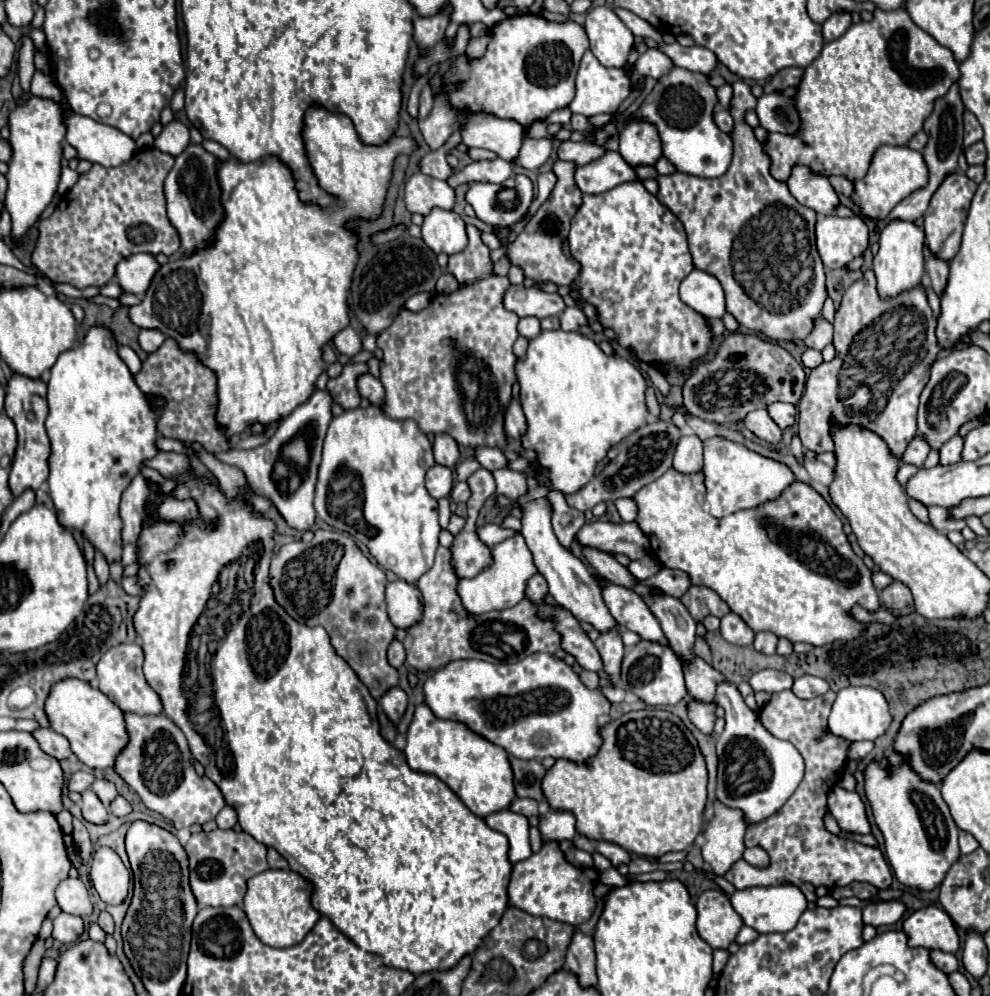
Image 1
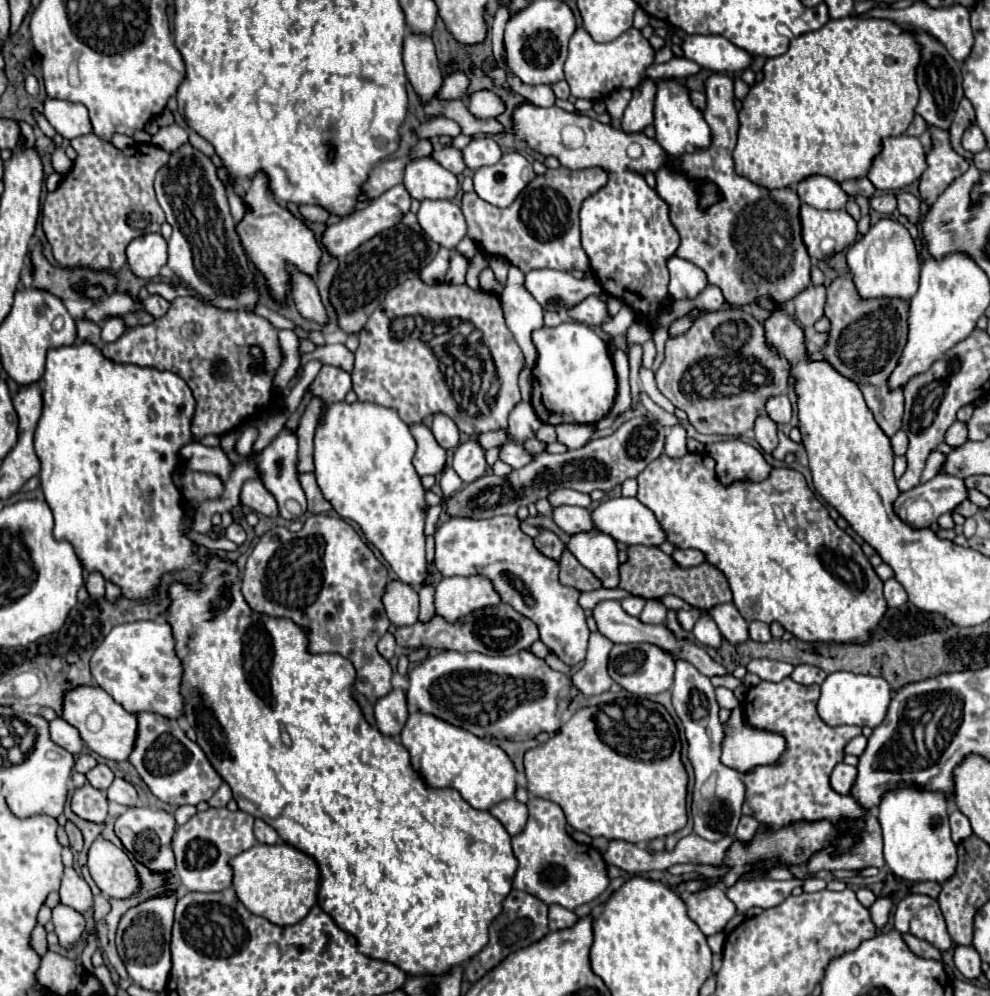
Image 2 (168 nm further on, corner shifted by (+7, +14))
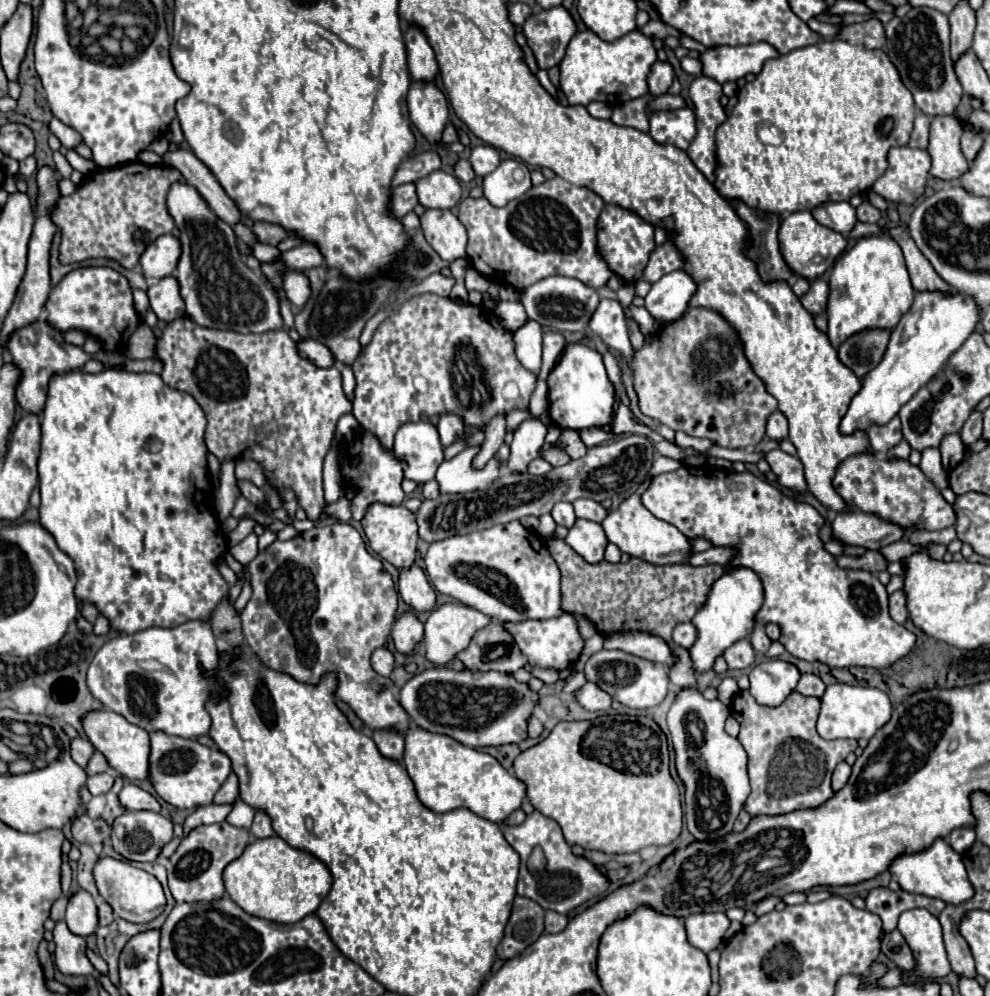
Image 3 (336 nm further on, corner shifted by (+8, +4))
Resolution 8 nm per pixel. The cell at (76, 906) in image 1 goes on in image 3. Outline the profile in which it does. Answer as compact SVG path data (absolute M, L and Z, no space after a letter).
M78 890L70 900L66 908L66 924L72 934L88 938L98 928L98 914L94 898L86 890Z

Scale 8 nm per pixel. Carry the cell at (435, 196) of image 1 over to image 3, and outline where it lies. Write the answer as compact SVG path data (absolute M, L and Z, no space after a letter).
M436 170L428 174L426 178L416 180L418 200L424 208L454 208L460 200L460 182L456 176L446 174L442 170Z

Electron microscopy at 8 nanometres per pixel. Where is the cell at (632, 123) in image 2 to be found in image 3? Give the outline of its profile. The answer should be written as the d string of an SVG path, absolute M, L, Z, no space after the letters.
M656 60L652 70L650 70L650 76L648 76L648 86L650 86L650 94L652 96L660 96L660 94L666 94L666 90L670 88L672 84L672 78L674 78L674 68L670 62L662 62L662 60Z

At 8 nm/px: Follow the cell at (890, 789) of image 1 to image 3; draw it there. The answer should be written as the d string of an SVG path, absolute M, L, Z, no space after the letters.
M936 840L930 848L916 852L916 854L902 854L898 856L892 866L890 874L898 880L902 890L912 894L922 894L930 898L940 898L946 904L962 904L974 896L974 888L966 876L964 862L958 852L954 852L946 840Z

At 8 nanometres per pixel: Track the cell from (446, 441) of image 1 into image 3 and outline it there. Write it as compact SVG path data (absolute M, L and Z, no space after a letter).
M444 414L444 416L440 416L438 434L440 434L442 446L450 446L456 438L460 438L462 432L464 432L464 428L466 426L460 420L460 416L456 416L456 414Z

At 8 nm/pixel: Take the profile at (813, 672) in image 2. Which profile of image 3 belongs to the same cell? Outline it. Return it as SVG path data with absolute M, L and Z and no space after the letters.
M802 674L796 690L798 690L800 694L804 694L804 696L822 698L824 692L826 692L826 684L824 684L818 676L814 676L814 674Z

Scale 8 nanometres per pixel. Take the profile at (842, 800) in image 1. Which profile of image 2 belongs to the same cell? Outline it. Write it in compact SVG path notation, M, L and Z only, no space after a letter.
M837 764L831 772L831 788L837 792L837 794L843 794L843 796L851 796L851 788L857 780L857 768L855 766L847 766L847 764Z

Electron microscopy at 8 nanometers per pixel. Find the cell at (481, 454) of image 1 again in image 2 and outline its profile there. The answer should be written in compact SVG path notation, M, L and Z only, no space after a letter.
M505 442L505 444L499 446L499 460L509 464L511 468L521 468L521 466L531 462L531 456L529 456L529 452L521 444Z

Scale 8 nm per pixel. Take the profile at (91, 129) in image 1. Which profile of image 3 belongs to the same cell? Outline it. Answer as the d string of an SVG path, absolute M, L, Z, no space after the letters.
M52 118L52 122L50 122L50 132L52 132L52 134L56 134L56 136L58 136L58 140L62 142L62 146L64 146L64 148L68 148L68 150L76 148L76 146L82 142L82 136L80 136L74 128L70 128L70 126L62 124L58 118Z

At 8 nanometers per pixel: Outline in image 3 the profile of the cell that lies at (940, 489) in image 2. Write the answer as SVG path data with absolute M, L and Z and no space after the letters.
M860 510L840 512L832 522L832 536L840 544L862 546L866 550L880 550L892 542L898 542L902 534L904 528Z

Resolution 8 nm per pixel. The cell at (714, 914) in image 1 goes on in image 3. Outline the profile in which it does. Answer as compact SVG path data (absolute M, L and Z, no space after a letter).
M716 912L716 914L694 914L684 920L686 932L688 932L688 942L708 954L710 950L718 948L718 944L724 938L724 932L730 926L730 920L726 914Z

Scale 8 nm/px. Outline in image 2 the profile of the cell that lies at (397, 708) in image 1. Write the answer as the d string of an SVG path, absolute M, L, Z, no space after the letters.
M393 688L389 694L381 696L375 702L375 718L381 734L399 736L401 728L405 726L407 714L407 700L401 688Z

